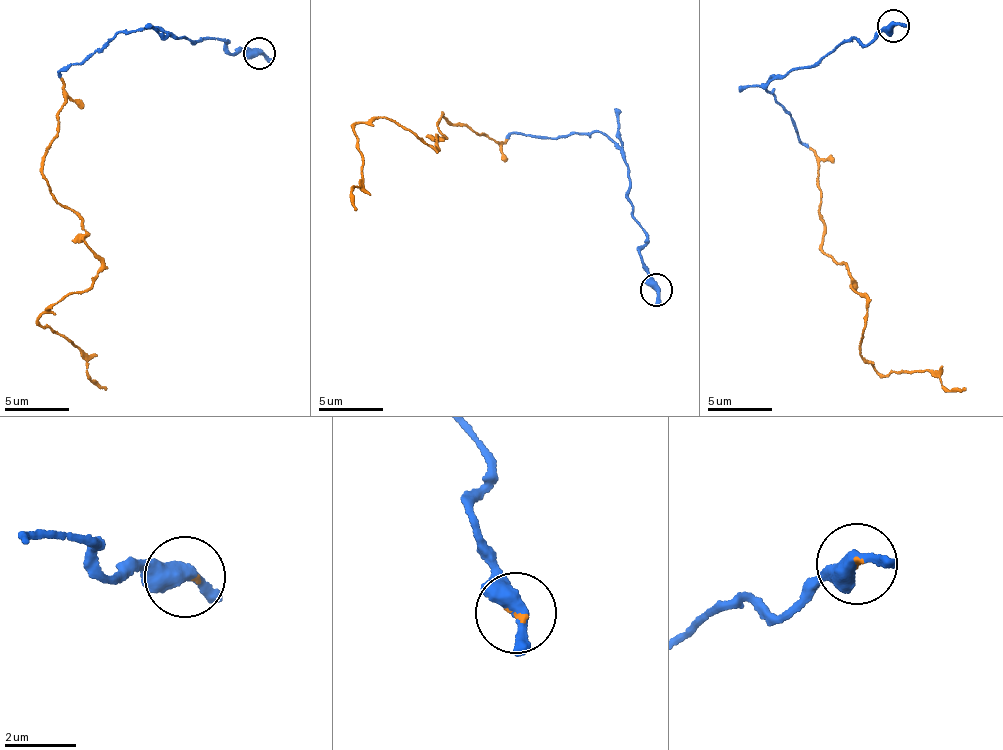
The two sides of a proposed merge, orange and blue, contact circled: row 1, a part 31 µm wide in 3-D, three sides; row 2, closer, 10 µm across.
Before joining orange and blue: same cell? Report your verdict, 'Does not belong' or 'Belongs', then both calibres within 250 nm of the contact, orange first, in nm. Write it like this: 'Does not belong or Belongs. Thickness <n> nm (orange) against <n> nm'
Belongs. Thickness 90 nm (orange) against 400 nm

